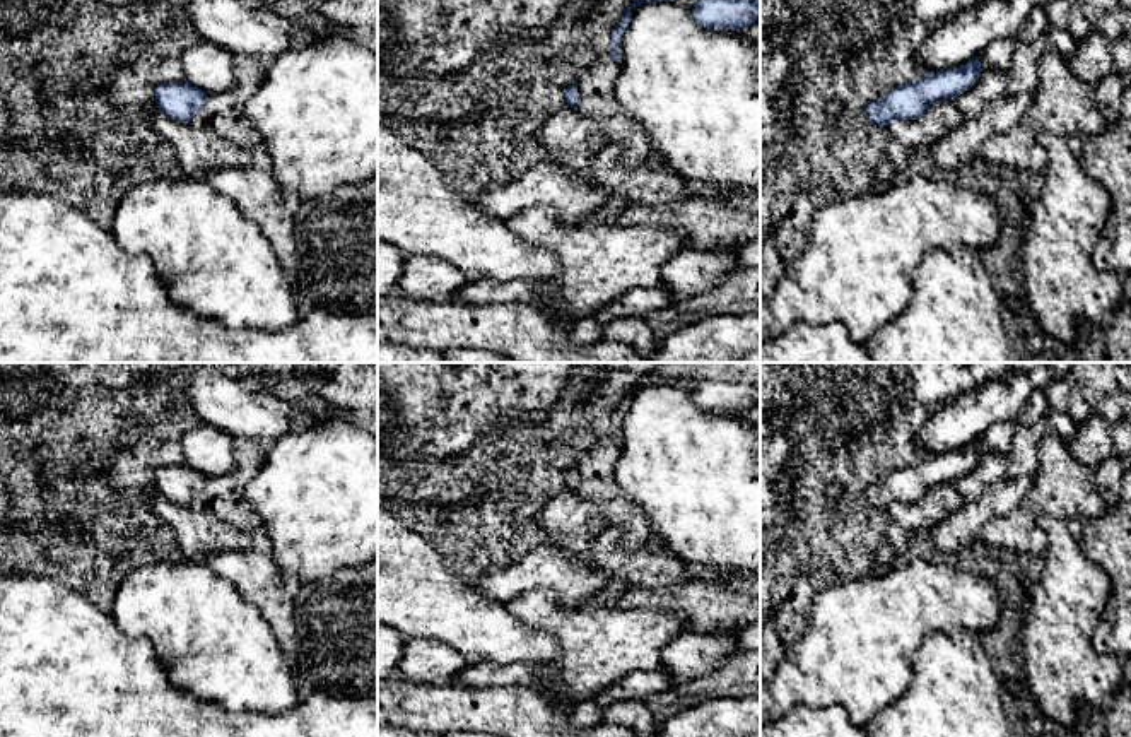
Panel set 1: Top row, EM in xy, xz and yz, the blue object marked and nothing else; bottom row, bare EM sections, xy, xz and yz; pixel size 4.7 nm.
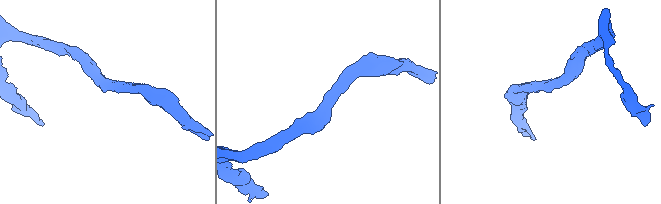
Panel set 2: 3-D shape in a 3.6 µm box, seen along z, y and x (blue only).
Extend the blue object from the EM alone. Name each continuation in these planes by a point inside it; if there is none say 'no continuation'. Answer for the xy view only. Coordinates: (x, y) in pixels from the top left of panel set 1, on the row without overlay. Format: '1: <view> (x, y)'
no continuation

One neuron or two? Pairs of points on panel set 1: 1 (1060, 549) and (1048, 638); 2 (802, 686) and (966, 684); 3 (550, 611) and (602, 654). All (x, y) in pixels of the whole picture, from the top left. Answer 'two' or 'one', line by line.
1: one
2: two
3: one

